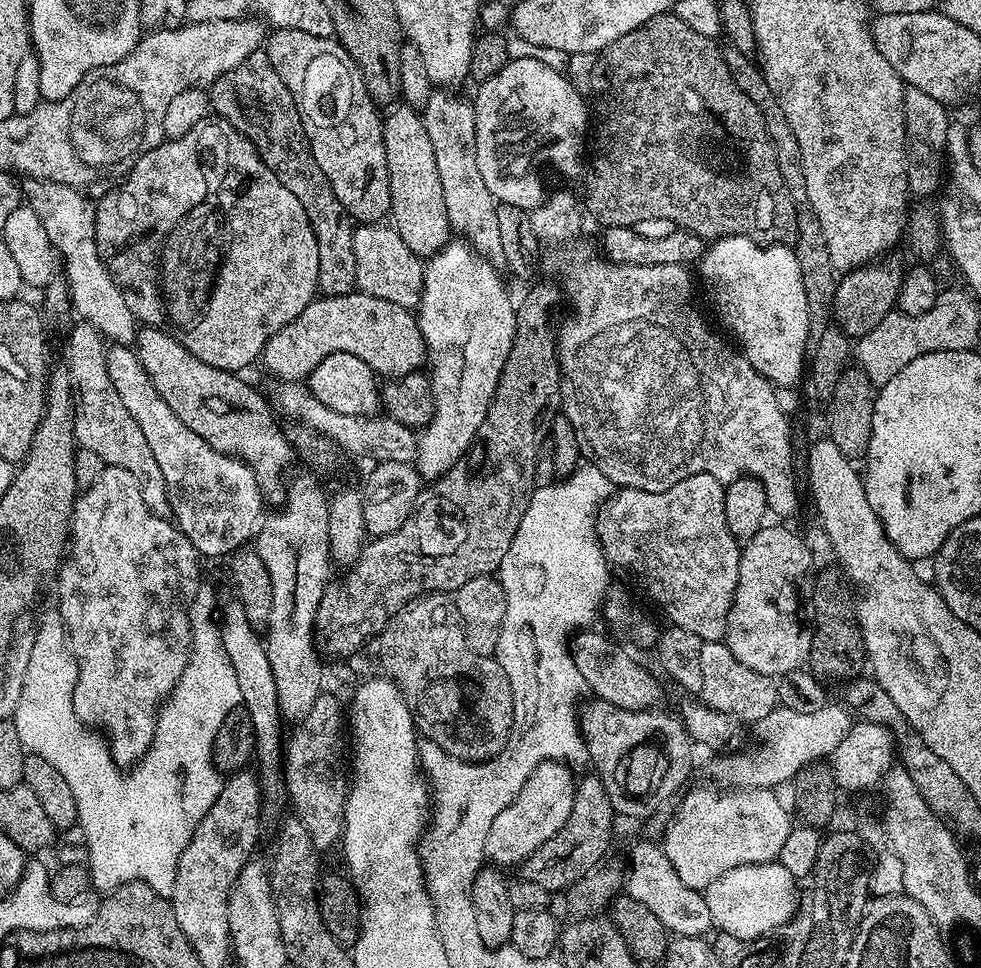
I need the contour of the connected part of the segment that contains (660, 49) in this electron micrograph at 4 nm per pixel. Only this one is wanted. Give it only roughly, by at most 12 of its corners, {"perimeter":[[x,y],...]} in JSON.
{"perimeter":[[674,14],[595,57],[586,212],[795,245],[762,110]]}

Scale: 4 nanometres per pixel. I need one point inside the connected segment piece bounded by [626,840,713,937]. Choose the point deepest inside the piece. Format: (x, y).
(651, 880)

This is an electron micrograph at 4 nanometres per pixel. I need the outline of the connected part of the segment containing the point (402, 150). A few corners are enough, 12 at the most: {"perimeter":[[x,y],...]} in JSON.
{"perimeter":[[423,115],[382,120],[391,223],[421,258],[453,235]]}

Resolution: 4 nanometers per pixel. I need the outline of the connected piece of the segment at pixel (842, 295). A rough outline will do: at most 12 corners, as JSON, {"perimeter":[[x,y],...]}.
{"perimeter":[[881,258],[836,281],[832,320],[850,338],[896,308],[905,269]]}

